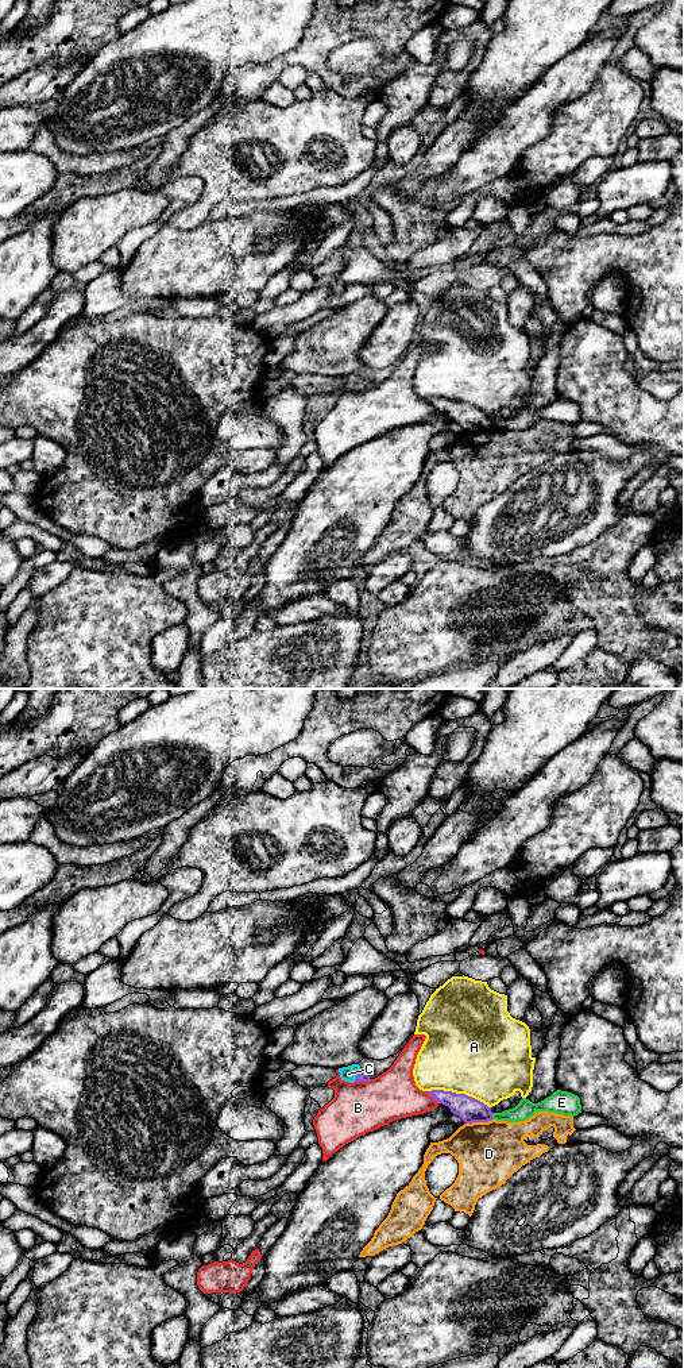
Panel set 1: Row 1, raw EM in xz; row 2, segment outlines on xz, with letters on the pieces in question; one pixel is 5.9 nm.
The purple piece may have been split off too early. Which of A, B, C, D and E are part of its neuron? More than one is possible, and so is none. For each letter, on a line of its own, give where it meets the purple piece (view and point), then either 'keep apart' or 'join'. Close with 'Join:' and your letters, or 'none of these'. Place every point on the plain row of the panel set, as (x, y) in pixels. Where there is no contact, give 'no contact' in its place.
A: meets purple in xz at (459, 403); keep apart
B: meets purple in xz at (363, 389); keep apart
C: meets purple in xz at (358, 384); join
D: meets purple in xz at (478, 430); keep apart
E: meets purple in xz at (491, 424); keep apart
Join: C

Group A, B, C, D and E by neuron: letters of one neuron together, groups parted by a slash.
A / B / C / D / E

